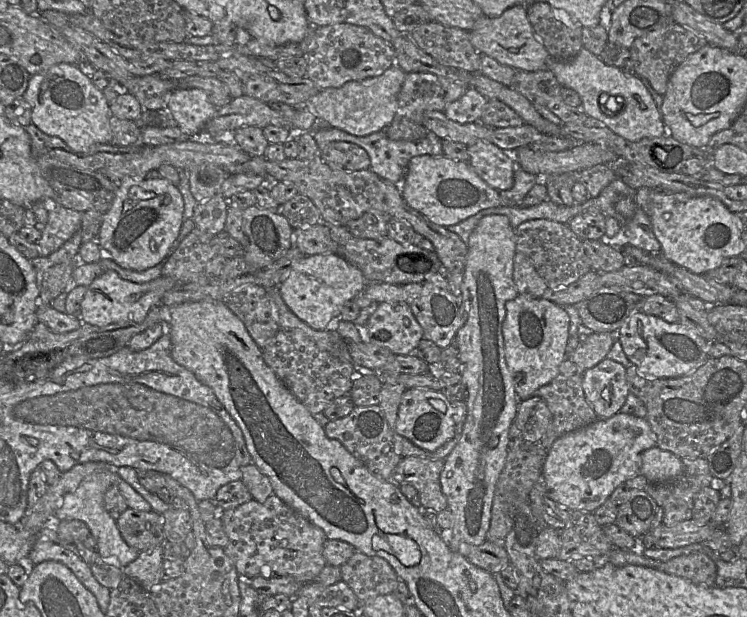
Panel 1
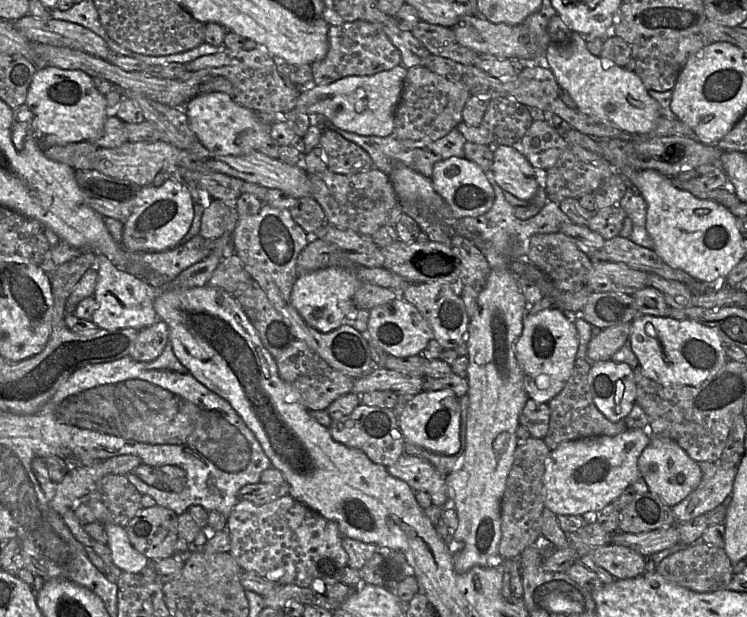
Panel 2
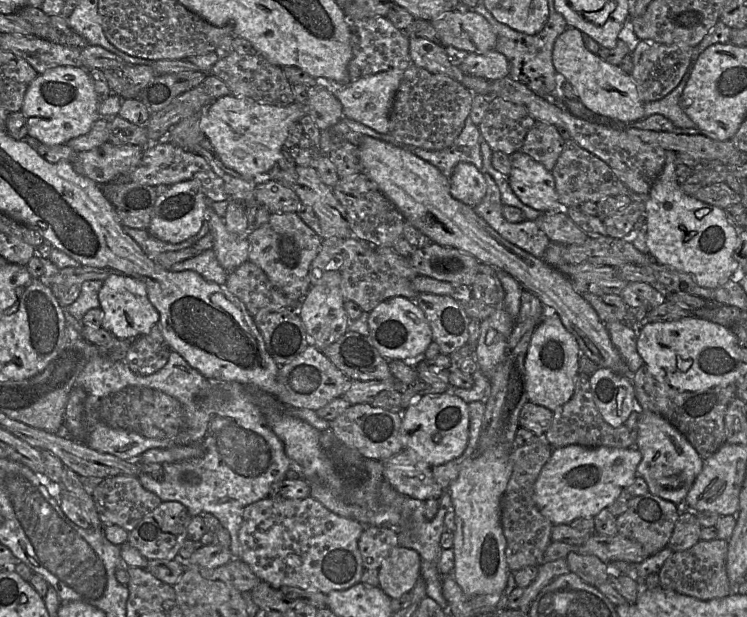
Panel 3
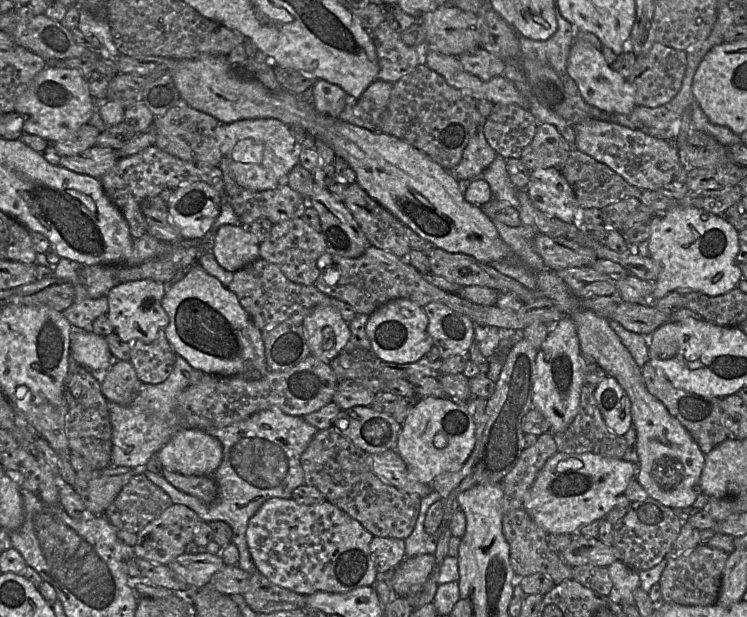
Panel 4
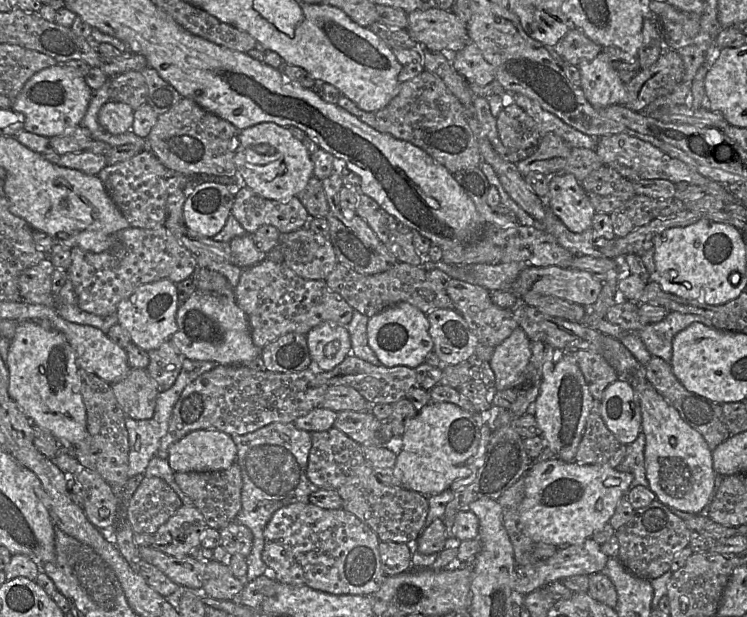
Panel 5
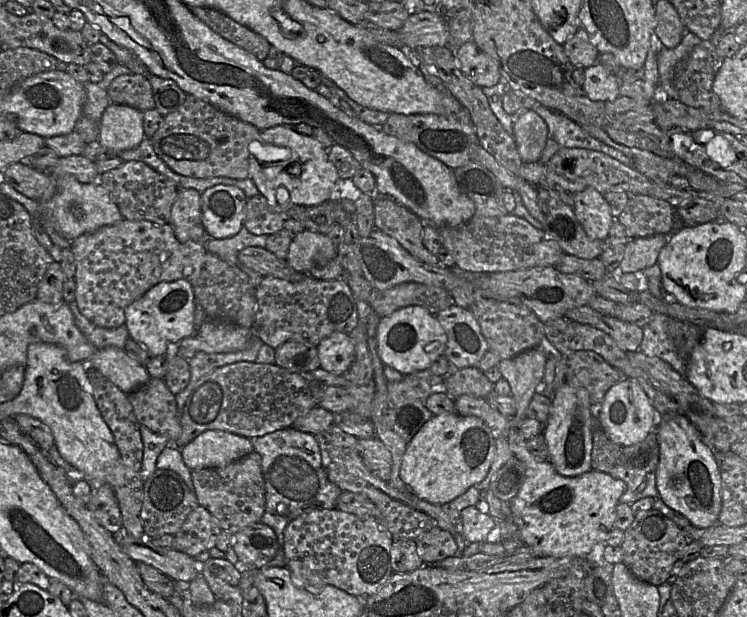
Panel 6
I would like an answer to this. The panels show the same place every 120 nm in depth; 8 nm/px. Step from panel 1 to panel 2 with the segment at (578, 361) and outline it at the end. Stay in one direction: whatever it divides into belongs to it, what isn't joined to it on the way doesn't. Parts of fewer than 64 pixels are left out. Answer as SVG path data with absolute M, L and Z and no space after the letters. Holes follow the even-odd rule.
M631 323L602 329L590 340L586 358L592 363L610 360L629 339L630 331Z

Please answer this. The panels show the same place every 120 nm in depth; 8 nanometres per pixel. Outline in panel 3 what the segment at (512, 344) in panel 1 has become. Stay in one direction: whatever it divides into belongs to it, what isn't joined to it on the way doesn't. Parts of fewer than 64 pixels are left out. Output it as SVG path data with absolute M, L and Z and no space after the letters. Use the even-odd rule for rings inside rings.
M557 313L540 321L532 334L524 363L529 401L552 412L565 404L574 392L579 356L580 348L575 337L563 325Z

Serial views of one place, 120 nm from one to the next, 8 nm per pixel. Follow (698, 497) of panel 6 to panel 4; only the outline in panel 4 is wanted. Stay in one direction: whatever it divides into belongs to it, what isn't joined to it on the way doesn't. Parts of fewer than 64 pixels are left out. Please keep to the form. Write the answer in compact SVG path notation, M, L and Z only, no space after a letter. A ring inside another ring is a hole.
M546 269L538 273L537 290L542 296L552 300L566 316L572 319L576 327L583 356L591 358L607 375L615 378L628 395L631 403L632 424L635 426L637 432L639 465L636 479L650 497L656 499L664 506L670 508L686 508L692 505L700 493L699 479L705 465L705 454L679 420L668 412L663 403L649 393L641 374L641 368L636 364L629 351L610 327L609 320L591 310L582 308L580 306L580 299L571 293L566 283L557 275L556 271Z

